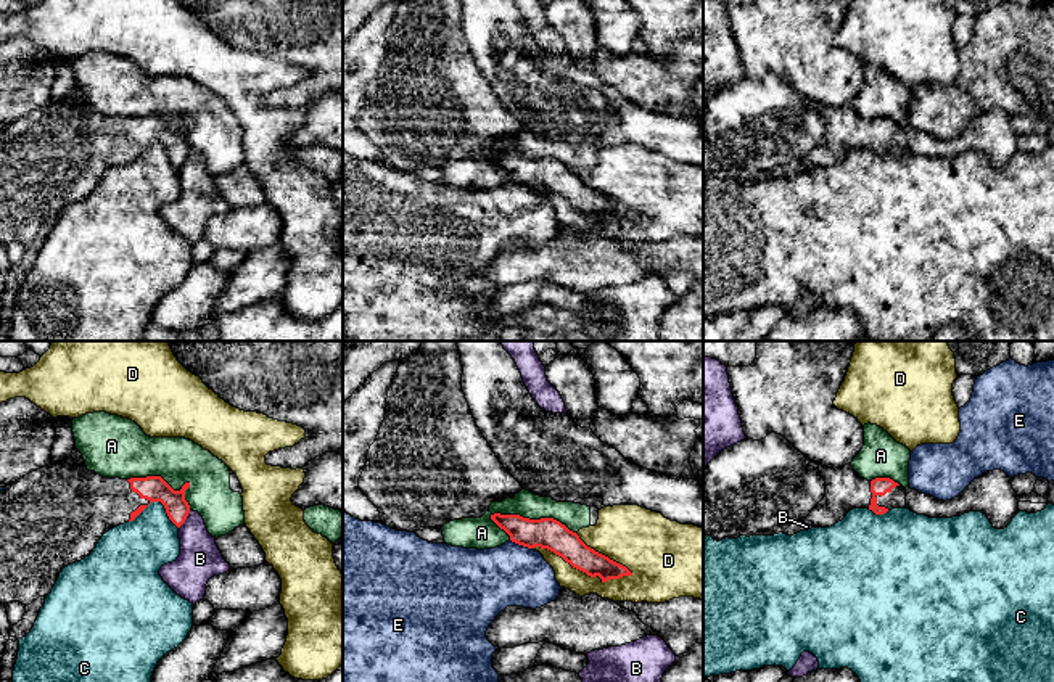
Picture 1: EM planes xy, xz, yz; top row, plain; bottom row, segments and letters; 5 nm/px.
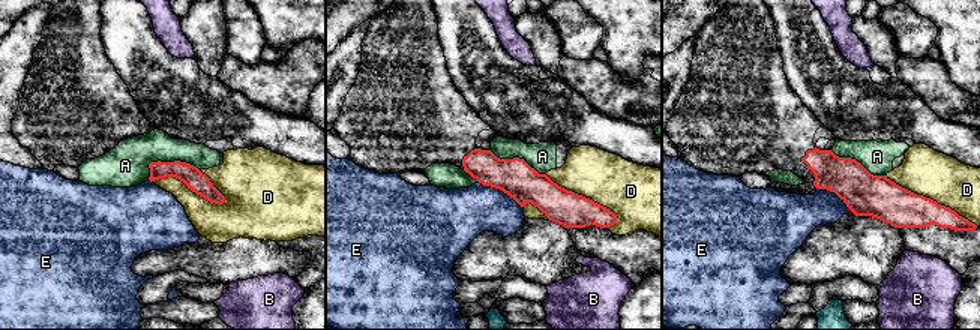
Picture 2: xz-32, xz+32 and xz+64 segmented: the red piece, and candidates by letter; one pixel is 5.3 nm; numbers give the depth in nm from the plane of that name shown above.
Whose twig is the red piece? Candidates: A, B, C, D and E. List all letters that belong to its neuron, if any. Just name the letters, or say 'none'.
none

